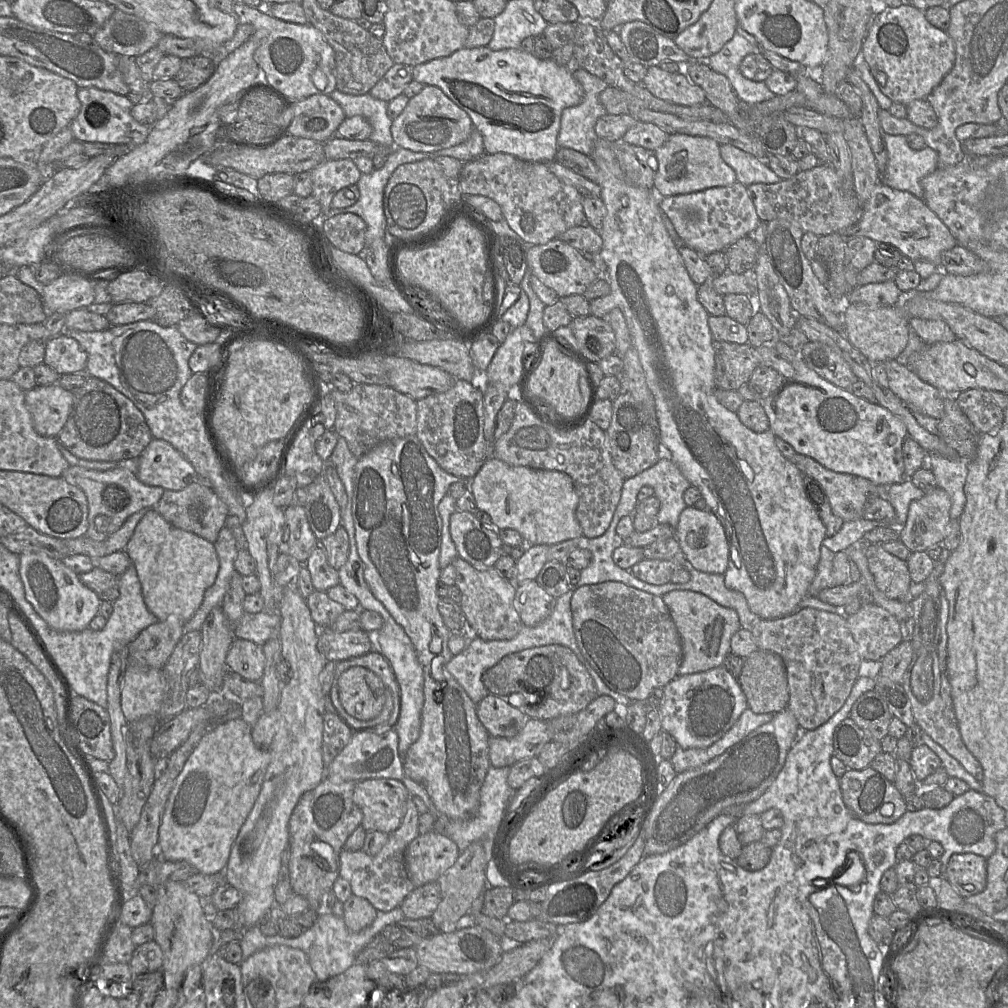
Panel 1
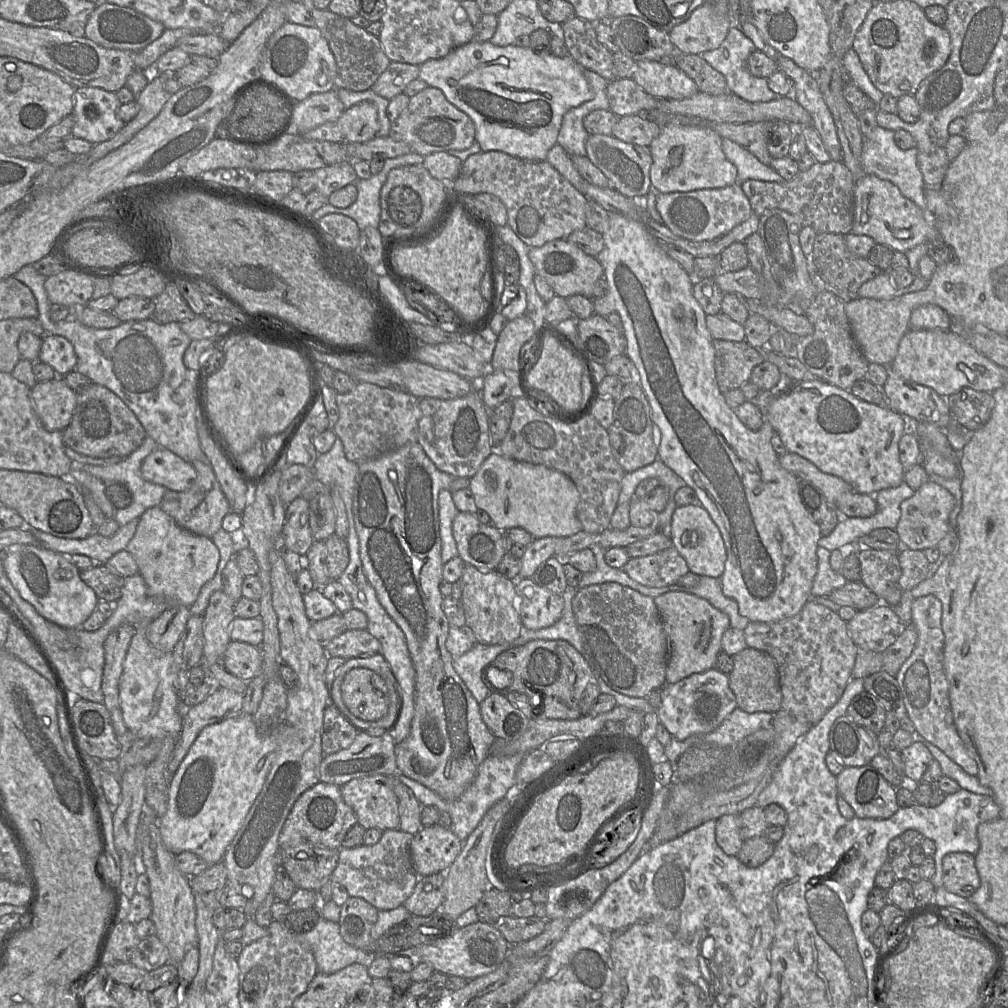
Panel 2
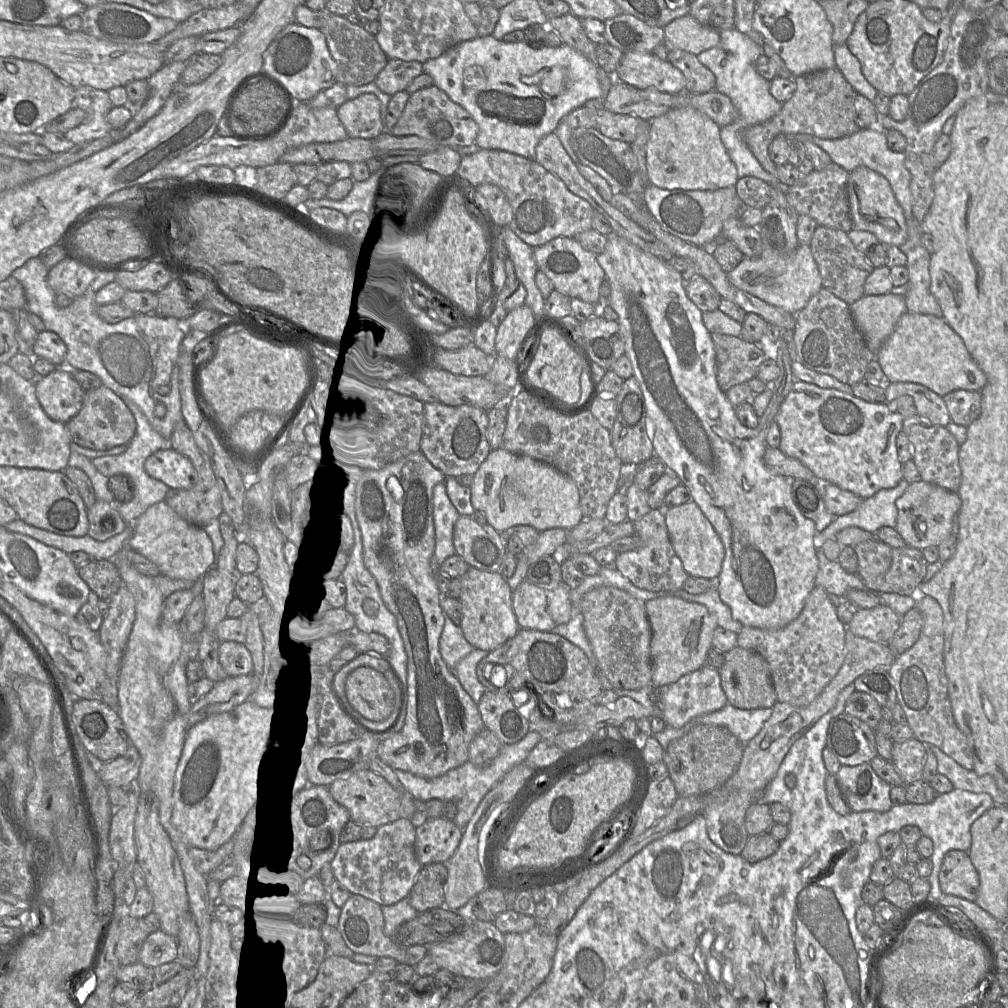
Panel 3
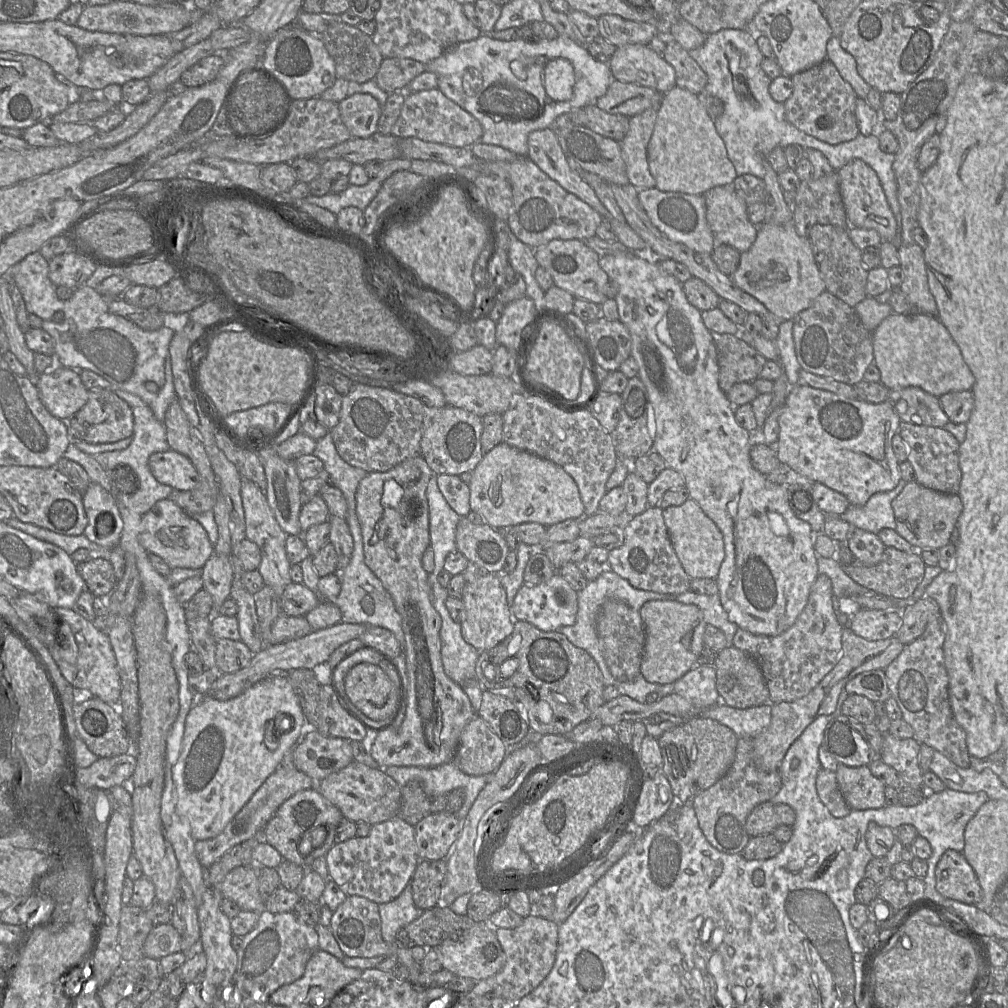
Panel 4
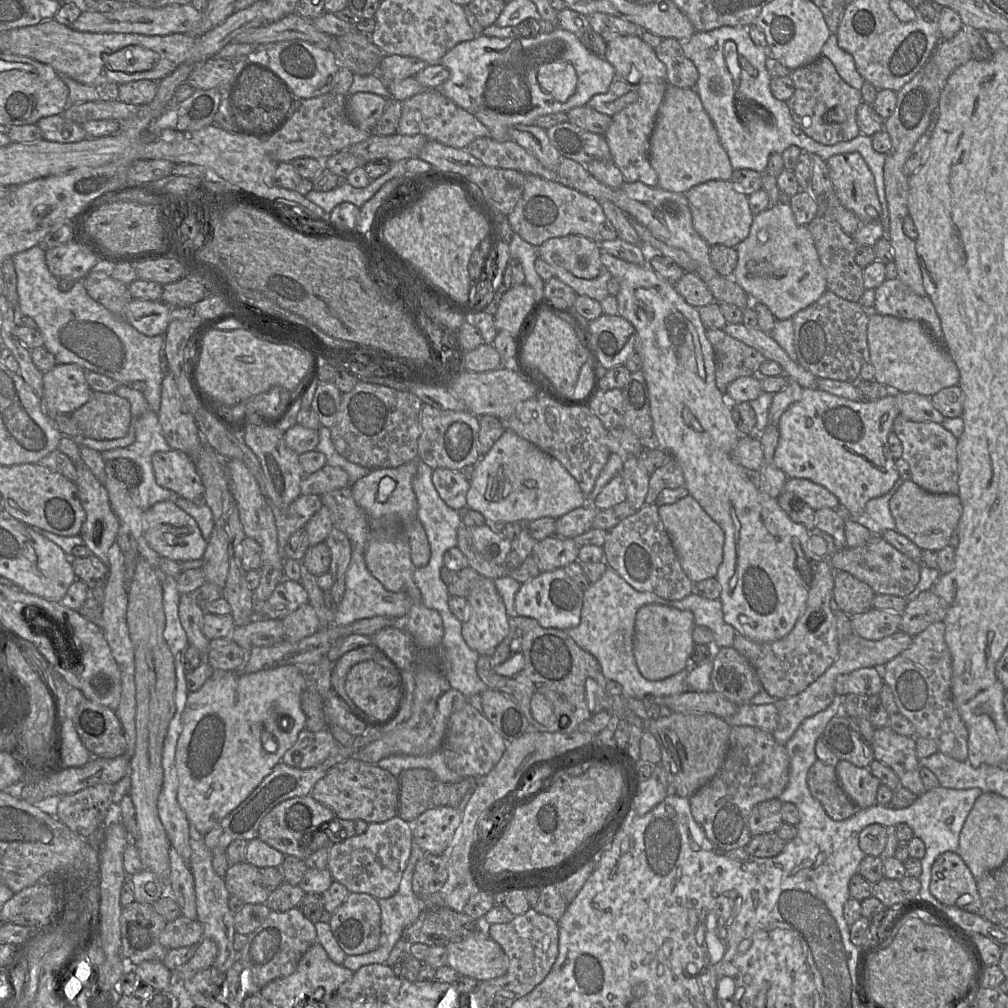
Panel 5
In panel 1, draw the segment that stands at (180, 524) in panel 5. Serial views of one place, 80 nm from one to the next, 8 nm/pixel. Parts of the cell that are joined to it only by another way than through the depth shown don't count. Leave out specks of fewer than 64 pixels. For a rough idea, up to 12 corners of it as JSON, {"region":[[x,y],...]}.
{"region":[[155,508],[125,552],[159,621],[190,620],[219,571],[213,543]]}

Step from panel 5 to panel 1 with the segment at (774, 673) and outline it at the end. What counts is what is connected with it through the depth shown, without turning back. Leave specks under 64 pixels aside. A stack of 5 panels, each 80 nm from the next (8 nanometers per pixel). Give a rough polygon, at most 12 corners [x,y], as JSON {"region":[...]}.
{"region":[[843,614],[756,620],[801,731],[841,709],[863,662]]}

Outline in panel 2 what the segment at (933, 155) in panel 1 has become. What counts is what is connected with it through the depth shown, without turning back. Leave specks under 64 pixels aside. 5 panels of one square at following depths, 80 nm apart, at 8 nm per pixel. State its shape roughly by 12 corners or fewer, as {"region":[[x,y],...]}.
{"region":[[894,131],[863,136],[862,170],[898,187],[926,209],[916,147],[900,149]]}

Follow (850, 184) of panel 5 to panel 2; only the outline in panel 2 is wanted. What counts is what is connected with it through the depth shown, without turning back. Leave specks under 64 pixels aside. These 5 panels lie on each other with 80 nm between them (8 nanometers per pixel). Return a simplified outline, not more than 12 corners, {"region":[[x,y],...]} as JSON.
{"region":[[875,175],[855,181],[852,234],[902,253],[934,216]]}

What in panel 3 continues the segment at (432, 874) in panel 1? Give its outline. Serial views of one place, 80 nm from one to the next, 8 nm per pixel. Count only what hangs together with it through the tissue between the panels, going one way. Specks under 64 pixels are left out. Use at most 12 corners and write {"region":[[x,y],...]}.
{"region":[[453,820],[417,827],[414,852],[421,866],[446,864],[462,832]]}

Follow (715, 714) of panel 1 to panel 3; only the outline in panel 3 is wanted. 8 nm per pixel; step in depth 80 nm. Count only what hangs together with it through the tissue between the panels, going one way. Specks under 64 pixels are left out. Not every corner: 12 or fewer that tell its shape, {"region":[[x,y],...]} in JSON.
{"region":[[703,666],[666,687],[659,714],[681,728],[727,704]]}

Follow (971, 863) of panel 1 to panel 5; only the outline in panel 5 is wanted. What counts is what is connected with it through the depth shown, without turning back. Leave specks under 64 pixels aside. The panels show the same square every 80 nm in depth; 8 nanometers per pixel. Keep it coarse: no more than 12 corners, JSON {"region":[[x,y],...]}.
{"region":[[957,852],[934,861],[929,890],[982,916],[976,880]]}

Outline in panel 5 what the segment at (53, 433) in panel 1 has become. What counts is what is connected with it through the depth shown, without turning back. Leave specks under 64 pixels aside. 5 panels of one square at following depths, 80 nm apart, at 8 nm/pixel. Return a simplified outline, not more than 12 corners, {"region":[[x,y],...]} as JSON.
{"region":[[56,364],[43,373],[48,414],[72,414],[93,395],[86,370]]}

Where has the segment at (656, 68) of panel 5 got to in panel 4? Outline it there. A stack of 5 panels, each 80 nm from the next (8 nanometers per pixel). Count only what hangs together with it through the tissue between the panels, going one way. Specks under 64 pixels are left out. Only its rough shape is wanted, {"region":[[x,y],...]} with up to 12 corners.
{"region":[[648,45],[617,47],[615,80],[676,86],[674,68]]}

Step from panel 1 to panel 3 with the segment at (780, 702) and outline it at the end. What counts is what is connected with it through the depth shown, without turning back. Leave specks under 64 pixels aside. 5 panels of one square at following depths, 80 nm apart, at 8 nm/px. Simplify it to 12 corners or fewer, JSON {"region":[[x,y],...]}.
{"region":[[734,647],[718,670],[728,704],[772,708],[767,661]]}

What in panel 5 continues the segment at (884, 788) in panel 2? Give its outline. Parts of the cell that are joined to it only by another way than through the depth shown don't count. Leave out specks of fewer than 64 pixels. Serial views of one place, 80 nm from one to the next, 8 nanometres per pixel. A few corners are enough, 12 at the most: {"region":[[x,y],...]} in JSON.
{"region":[[839,760],[841,788],[859,808],[877,804],[881,782],[868,767]]}

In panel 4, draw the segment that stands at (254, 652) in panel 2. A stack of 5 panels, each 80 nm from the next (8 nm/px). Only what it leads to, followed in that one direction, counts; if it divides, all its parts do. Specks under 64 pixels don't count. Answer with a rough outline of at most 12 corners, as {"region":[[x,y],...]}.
{"region":[[240,640],[216,641],[218,674],[247,667],[253,654]]}

